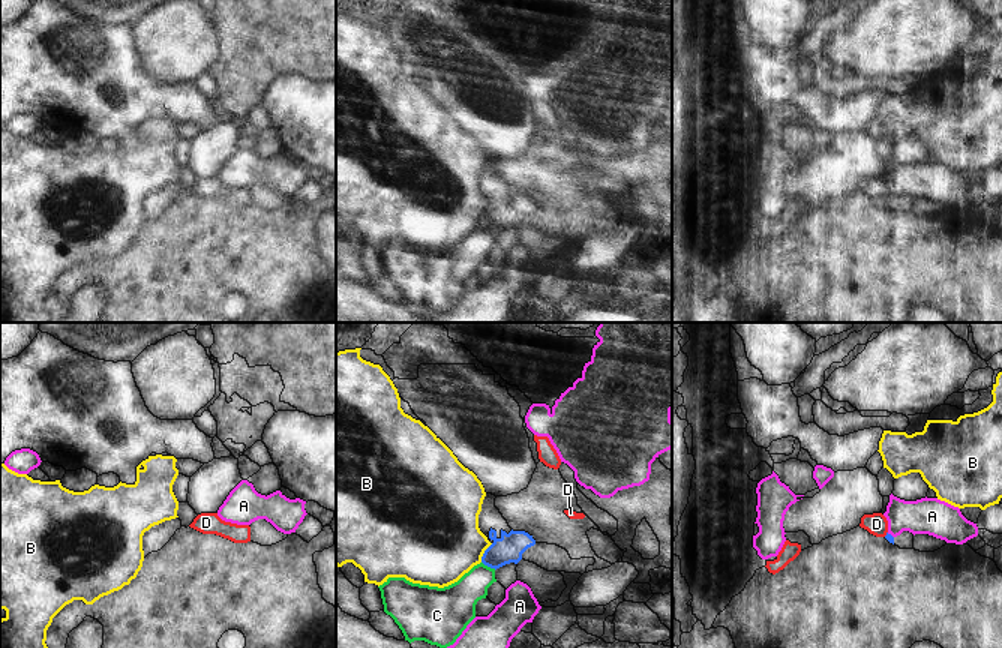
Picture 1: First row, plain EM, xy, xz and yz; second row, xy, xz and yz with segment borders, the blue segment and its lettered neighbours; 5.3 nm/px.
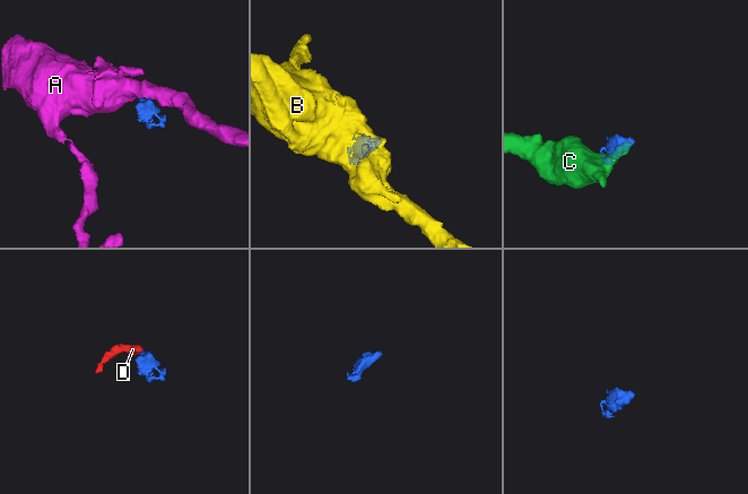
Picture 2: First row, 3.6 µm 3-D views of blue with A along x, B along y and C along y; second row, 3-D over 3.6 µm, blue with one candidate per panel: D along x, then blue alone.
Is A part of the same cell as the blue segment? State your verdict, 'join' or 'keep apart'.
keep apart

